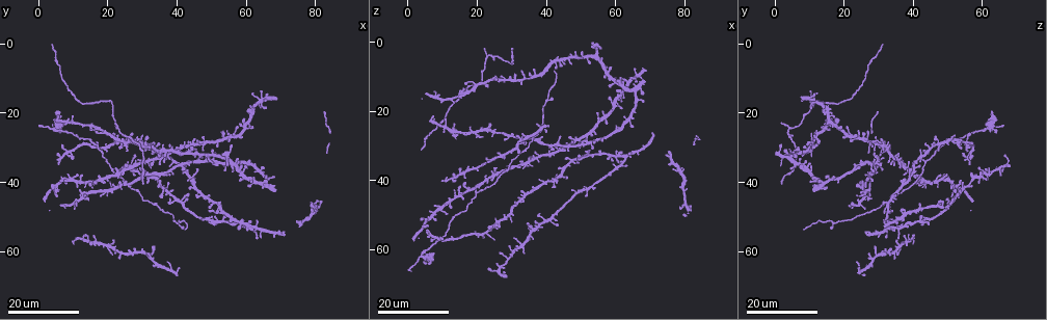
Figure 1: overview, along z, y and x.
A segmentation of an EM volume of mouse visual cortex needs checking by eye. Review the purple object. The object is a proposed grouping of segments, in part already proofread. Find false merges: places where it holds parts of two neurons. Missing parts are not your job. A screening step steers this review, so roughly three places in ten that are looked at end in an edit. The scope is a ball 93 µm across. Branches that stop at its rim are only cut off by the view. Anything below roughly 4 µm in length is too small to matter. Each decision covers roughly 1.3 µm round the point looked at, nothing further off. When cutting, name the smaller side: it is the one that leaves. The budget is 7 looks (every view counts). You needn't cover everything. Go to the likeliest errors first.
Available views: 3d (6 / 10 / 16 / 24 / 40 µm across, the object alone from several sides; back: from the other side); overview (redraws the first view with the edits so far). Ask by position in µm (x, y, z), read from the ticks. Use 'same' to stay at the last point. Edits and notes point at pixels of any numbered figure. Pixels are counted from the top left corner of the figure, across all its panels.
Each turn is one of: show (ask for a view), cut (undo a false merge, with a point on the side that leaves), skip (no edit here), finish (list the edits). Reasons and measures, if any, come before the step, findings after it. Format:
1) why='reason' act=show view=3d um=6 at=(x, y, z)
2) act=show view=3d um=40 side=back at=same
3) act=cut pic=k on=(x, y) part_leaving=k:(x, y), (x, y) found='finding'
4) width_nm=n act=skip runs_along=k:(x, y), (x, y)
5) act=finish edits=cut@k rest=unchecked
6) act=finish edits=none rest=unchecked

why='four-way junction' act=show view=3d um=24 at=(20.0, 42.5, 26.5)

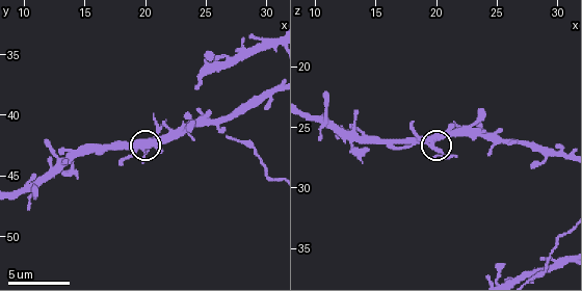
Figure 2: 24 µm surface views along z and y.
why='closer look' act=show view=3d um=6 at=same

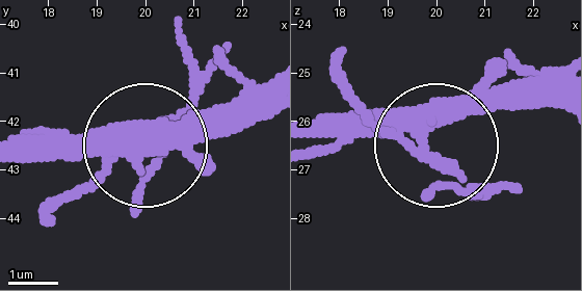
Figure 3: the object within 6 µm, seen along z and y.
width_nm=360 act=cut pic=3 on=(84, 191) found='two neurons meet here'

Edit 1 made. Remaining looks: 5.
act=show view=overview

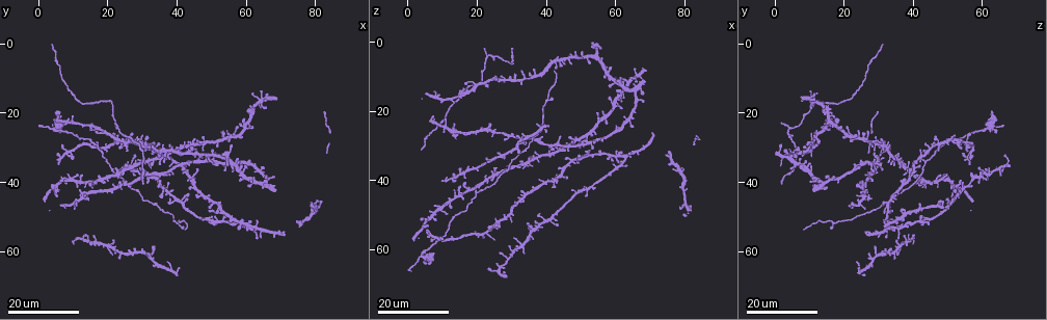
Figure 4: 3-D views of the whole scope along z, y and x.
why='a fork' act=show view=3d um=24 at=(30.5, 29.0, 10.0)

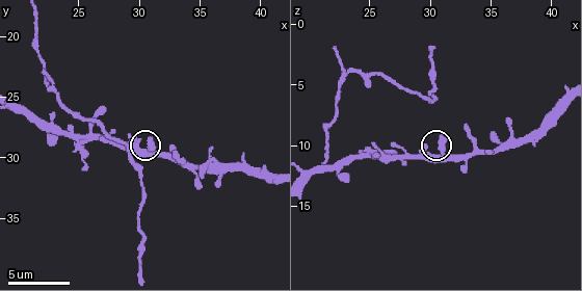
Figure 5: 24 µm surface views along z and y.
why='closer look' act=show view=3d um=10 at=same

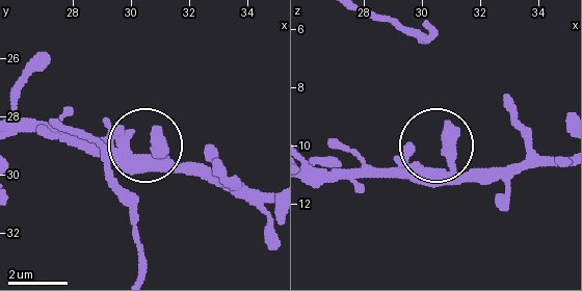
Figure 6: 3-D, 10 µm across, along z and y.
act=skip found='one neuron here'

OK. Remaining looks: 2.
why='three arms meet' act=show view=3d um=16 at=(32.0, 61.0, 30.0)

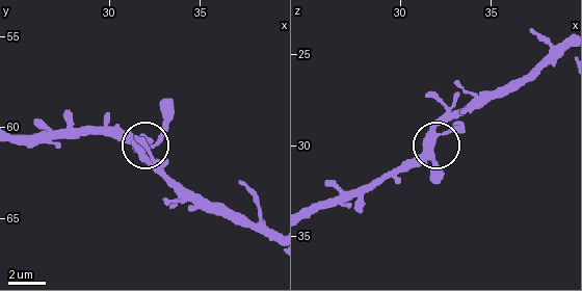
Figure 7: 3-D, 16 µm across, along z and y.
act=show view=3d um=10 at=(31.6, 61.4, 29.5)

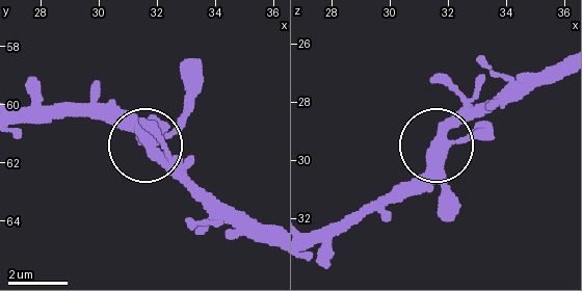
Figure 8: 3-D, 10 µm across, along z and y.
width_nm=340 act=skip found='one neuron here'

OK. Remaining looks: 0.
act=finish edits=cut@3 rest=unchecked

